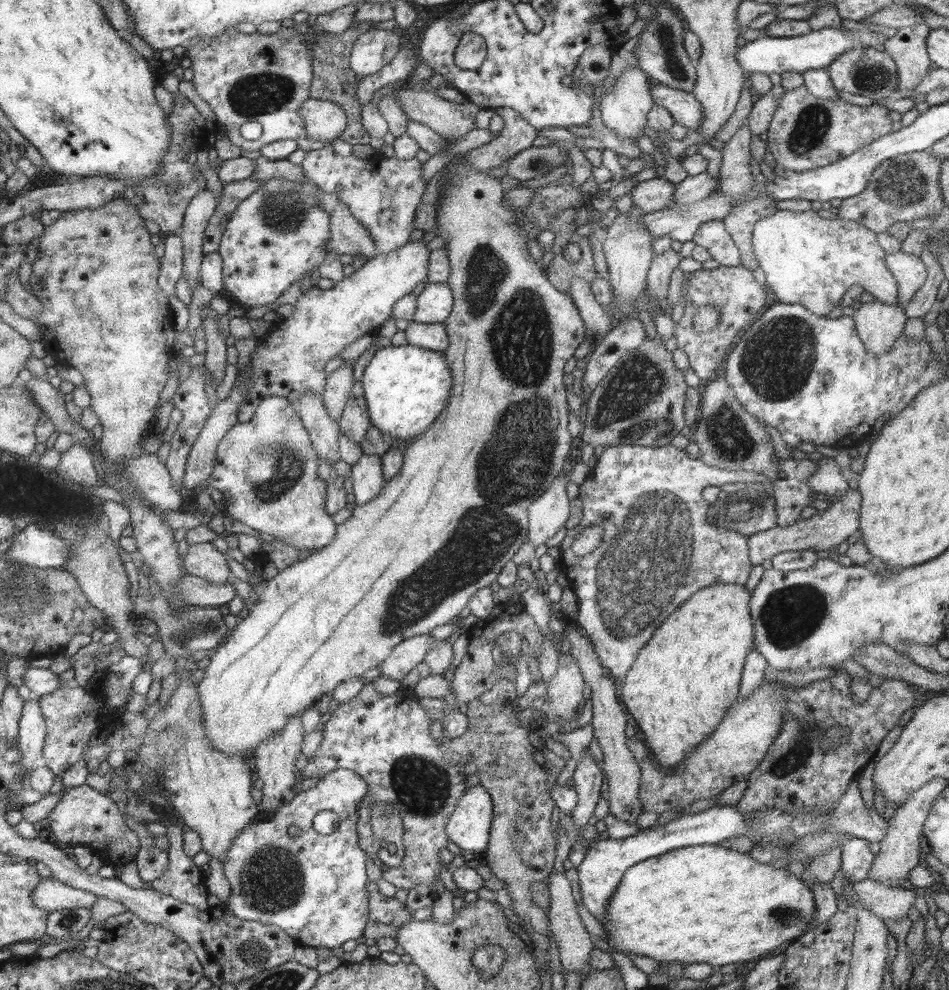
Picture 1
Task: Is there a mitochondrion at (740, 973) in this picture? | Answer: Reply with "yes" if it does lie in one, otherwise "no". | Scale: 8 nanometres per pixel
no

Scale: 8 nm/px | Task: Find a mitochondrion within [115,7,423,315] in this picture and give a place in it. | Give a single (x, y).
(263, 93)

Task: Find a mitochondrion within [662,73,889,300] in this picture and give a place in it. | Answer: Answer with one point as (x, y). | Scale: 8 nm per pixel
(810, 128)

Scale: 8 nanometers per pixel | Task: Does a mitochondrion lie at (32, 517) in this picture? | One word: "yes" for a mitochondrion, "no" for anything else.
no

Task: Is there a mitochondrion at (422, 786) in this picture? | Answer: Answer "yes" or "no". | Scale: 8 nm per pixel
yes

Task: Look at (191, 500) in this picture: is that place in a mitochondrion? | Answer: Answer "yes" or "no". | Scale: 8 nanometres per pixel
no

